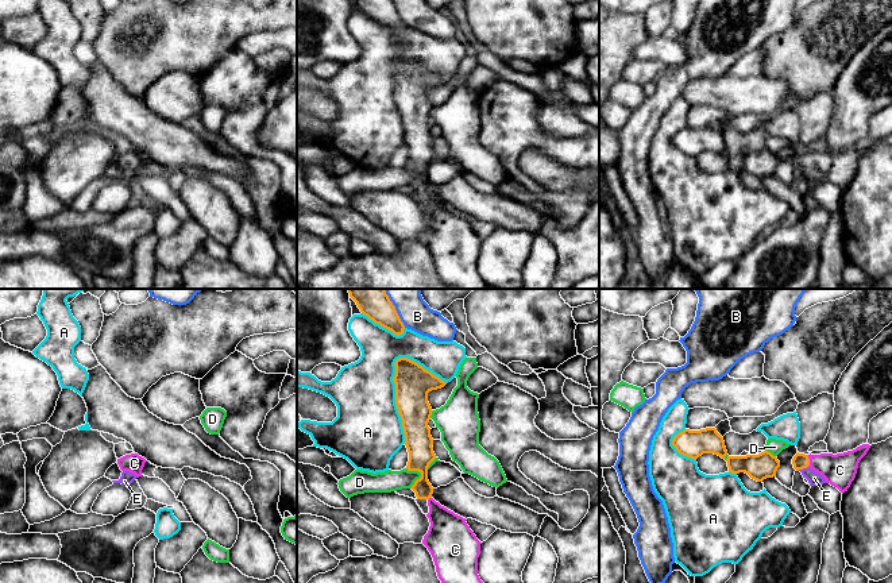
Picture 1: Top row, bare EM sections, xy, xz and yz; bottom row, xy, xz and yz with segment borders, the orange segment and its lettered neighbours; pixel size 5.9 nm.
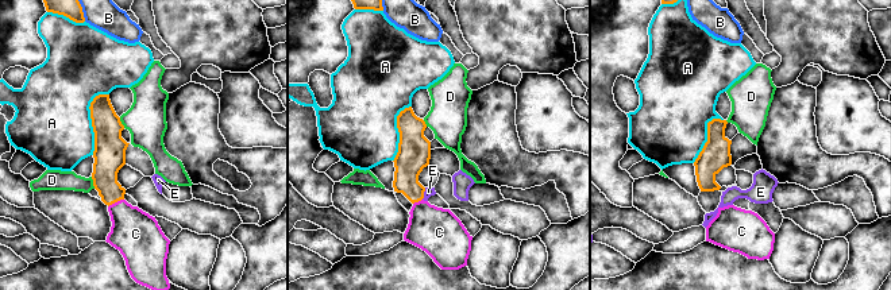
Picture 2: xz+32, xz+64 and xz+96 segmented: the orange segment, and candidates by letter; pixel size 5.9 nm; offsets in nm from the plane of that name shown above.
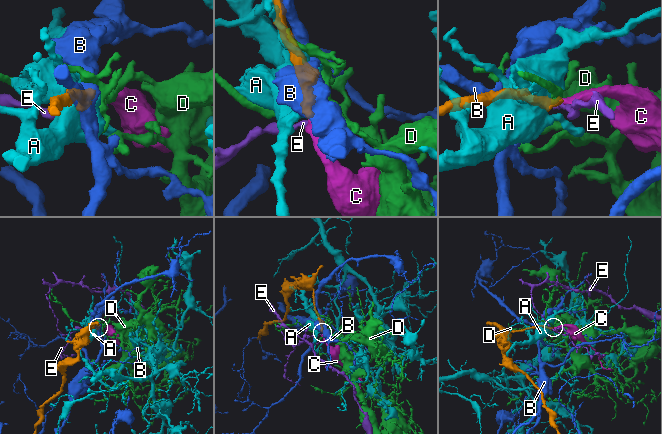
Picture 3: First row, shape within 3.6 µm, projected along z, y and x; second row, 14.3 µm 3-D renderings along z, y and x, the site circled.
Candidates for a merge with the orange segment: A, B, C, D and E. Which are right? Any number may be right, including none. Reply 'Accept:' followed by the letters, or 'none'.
Accept: C

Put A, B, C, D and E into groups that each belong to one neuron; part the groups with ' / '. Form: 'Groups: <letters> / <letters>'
Groups: A / B / C / D / E

